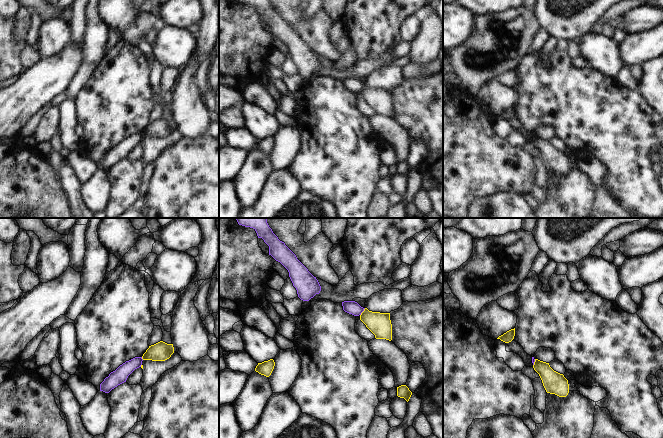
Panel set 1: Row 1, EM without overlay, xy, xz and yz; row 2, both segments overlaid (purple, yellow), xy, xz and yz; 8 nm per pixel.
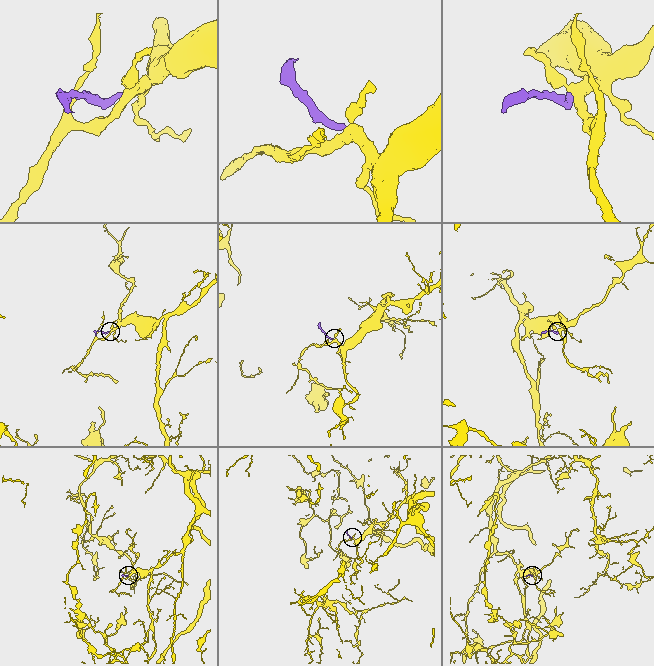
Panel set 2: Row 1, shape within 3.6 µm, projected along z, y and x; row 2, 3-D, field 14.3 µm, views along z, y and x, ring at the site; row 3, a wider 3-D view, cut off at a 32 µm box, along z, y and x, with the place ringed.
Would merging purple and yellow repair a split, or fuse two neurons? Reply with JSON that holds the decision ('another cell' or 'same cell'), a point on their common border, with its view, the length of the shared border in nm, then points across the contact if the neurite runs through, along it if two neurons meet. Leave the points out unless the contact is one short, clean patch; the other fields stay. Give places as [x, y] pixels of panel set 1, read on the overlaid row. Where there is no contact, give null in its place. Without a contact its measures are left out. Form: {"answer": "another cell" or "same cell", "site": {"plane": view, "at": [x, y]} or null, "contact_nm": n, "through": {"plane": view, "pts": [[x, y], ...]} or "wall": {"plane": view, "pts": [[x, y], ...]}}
{"answer": "another cell", "site": {"plane": "xz", "at": [362, 311]}, "contact_nm": 80, "wall": {"plane": "xz", "pts": [[365, 308], [360, 315]]}}

